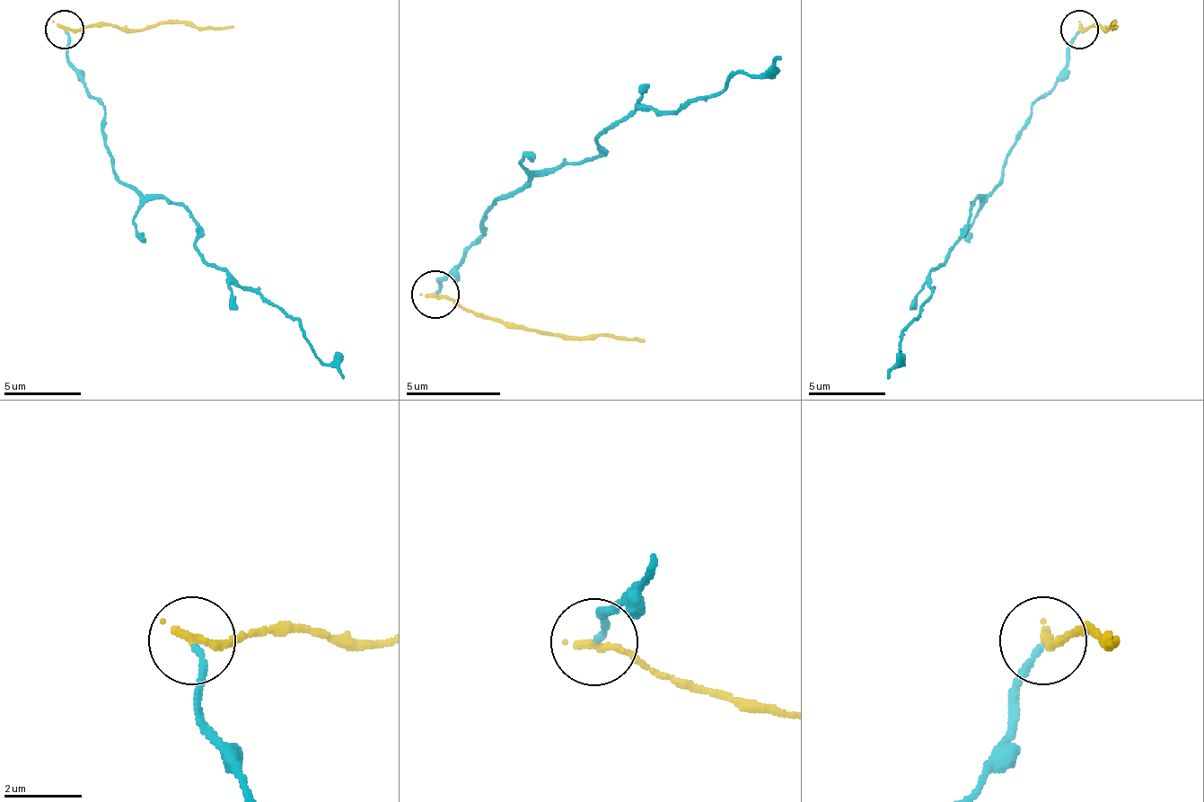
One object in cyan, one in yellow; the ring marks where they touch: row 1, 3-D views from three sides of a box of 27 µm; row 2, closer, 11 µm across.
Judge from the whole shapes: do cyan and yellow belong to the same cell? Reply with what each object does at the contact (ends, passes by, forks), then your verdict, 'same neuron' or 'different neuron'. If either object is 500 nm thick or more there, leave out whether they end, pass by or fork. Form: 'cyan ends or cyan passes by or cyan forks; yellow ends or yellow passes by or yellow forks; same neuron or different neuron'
cyan ends; yellow ends; different neuron

